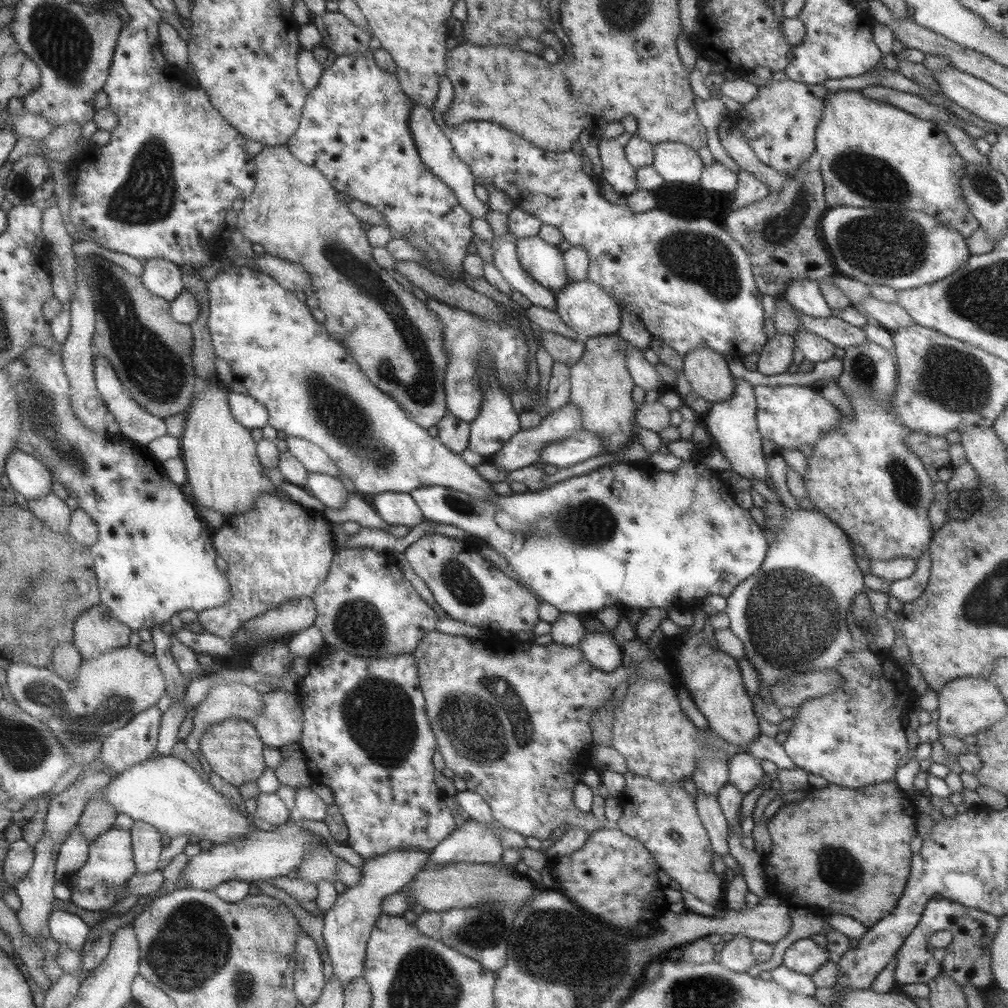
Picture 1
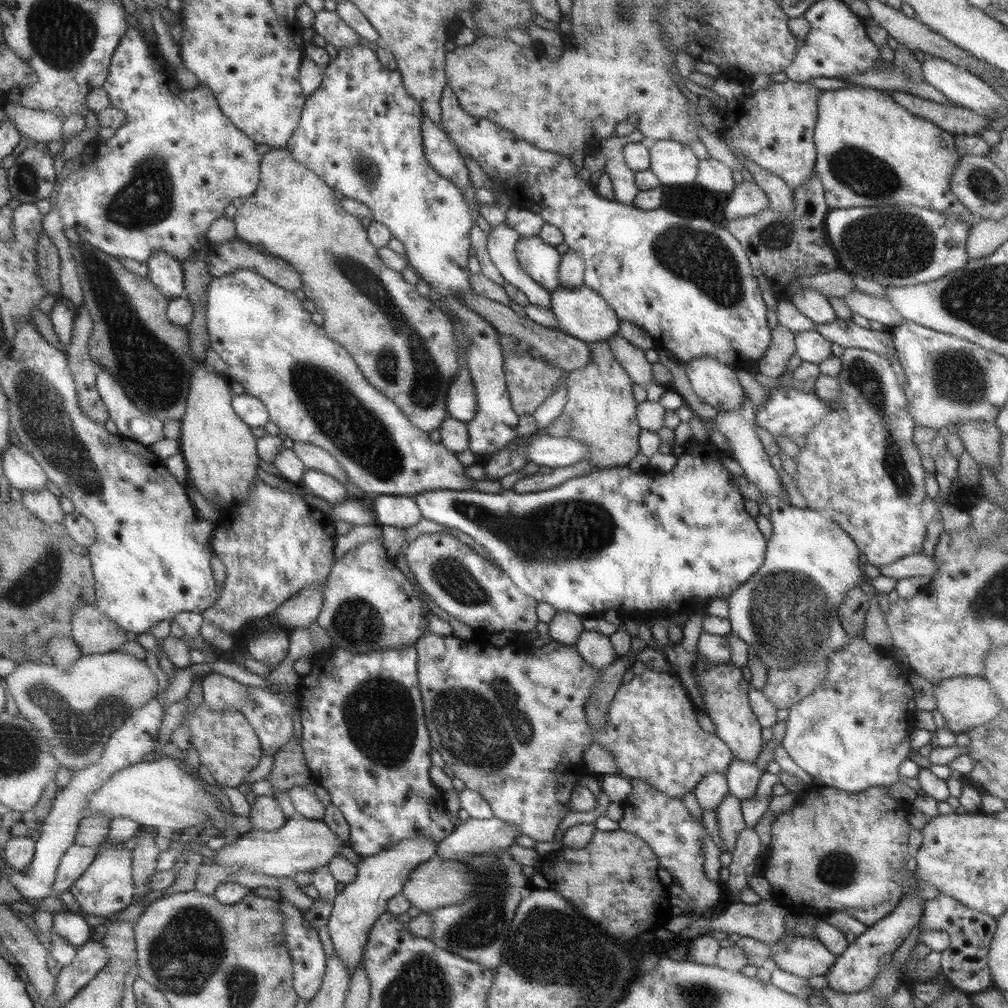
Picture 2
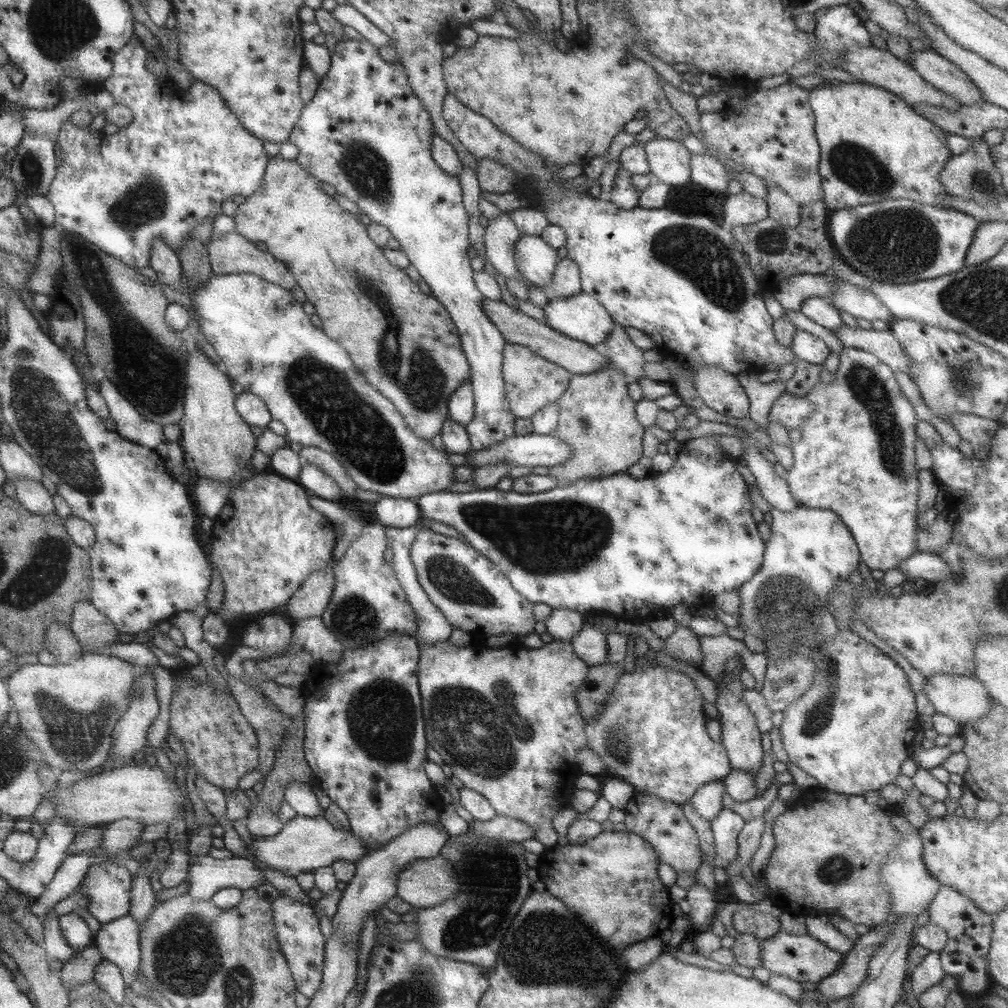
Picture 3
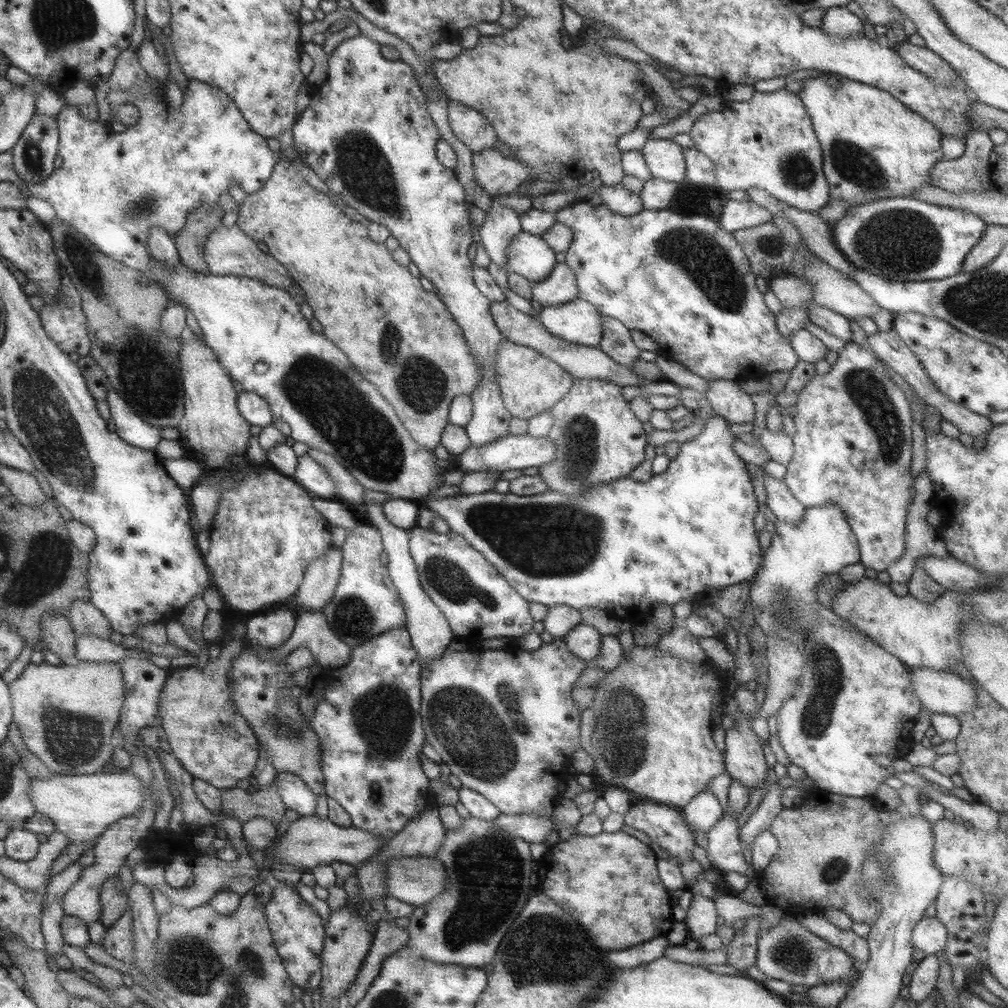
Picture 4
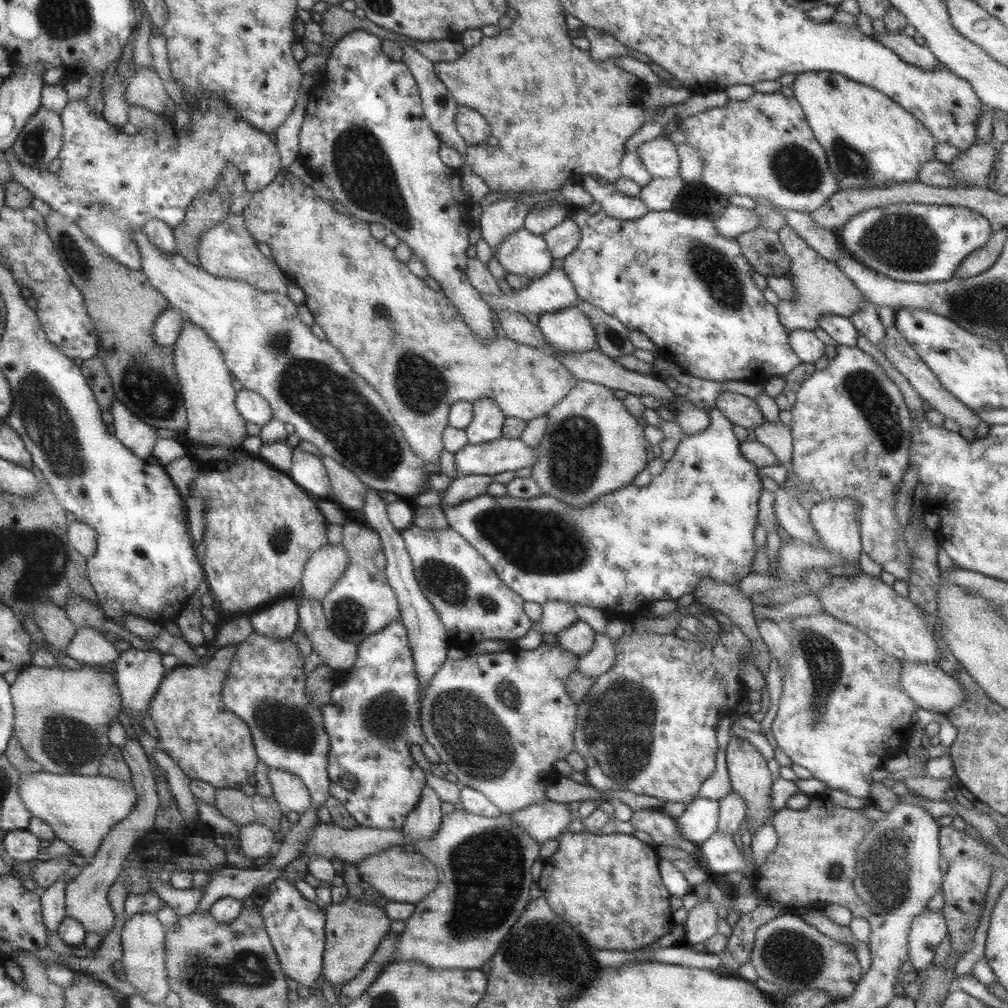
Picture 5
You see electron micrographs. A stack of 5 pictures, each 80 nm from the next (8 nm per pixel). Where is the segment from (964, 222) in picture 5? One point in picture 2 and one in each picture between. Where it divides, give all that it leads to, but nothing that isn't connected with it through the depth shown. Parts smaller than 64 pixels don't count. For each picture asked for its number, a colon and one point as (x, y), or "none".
2: (894, 245)
3: (900, 241)
4: (905, 239)

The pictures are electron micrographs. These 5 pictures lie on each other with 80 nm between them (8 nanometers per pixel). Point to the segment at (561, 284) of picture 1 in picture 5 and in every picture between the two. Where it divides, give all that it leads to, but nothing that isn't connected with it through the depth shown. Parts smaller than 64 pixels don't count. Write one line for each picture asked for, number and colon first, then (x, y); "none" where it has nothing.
2: (541, 261)
3: (537, 260)
4: (530, 256)
5: (523, 253)

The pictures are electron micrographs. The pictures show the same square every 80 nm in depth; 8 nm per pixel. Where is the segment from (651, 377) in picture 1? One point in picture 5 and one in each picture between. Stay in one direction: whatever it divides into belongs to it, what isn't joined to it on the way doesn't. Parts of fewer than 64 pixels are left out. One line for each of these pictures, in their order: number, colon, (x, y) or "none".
2: (633, 360)
3: (629, 359)
4: (617, 343)
5: (613, 337)

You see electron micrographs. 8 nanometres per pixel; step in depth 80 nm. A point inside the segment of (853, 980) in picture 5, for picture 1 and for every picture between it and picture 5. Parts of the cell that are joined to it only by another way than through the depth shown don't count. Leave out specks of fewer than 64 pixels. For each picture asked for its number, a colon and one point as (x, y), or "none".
1: (805, 955)
2: (803, 956)
3: (802, 957)
4: (786, 951)

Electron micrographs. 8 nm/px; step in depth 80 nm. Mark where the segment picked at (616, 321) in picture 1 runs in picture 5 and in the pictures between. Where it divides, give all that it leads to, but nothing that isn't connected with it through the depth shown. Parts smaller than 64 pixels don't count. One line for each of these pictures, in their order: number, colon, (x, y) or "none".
2: (582, 312)
3: (581, 317)
4: (578, 321)
5: (568, 331)

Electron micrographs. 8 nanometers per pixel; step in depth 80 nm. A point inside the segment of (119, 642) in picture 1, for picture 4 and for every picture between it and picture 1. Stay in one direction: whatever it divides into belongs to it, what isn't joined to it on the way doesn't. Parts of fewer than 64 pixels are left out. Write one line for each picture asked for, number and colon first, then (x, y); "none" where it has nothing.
2: (92, 630)
3: (92, 628)
4: (85, 618)

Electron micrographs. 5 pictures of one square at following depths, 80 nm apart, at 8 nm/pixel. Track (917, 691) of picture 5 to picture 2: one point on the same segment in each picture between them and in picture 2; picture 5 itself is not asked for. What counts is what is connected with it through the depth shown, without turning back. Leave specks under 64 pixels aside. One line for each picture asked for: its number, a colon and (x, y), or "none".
2: (966, 702)
3: (965, 699)
4: (942, 692)

